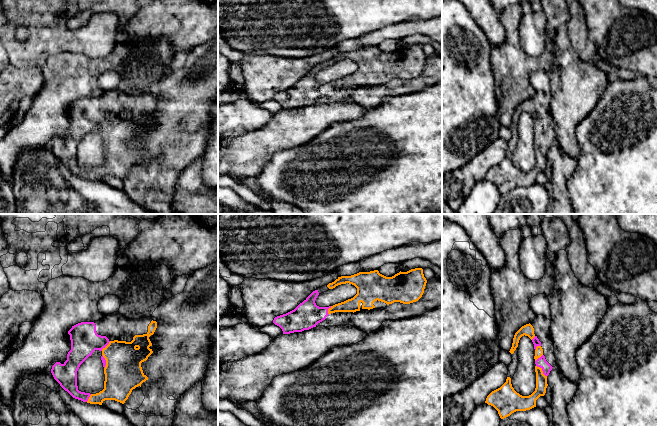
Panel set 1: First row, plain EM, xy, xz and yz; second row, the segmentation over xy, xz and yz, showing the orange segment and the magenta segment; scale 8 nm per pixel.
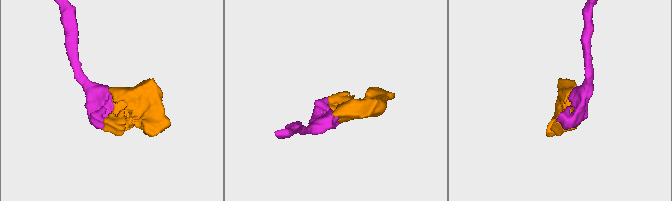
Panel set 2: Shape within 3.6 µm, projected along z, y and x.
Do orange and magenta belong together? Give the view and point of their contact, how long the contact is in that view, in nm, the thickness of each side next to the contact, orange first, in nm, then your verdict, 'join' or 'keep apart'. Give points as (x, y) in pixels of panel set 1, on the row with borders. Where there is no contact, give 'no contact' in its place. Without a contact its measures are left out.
meets orange in yz at (541, 370); contact 130 nm long; 100 nm thick on the orange side, 90 nm on the other; join

